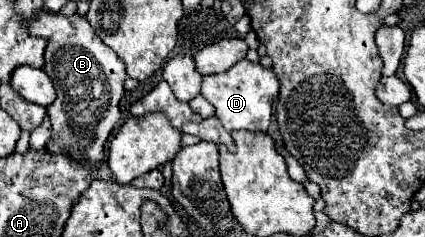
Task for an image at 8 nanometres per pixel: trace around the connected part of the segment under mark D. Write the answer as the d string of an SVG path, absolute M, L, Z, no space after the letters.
M247 58L231 66L223 74L211 74L203 78L201 94L215 106L215 114L223 122L227 132L233 130L263 130L267 132L271 114L273 114L273 100L279 96L279 80L271 68L261 64L249 62Z

